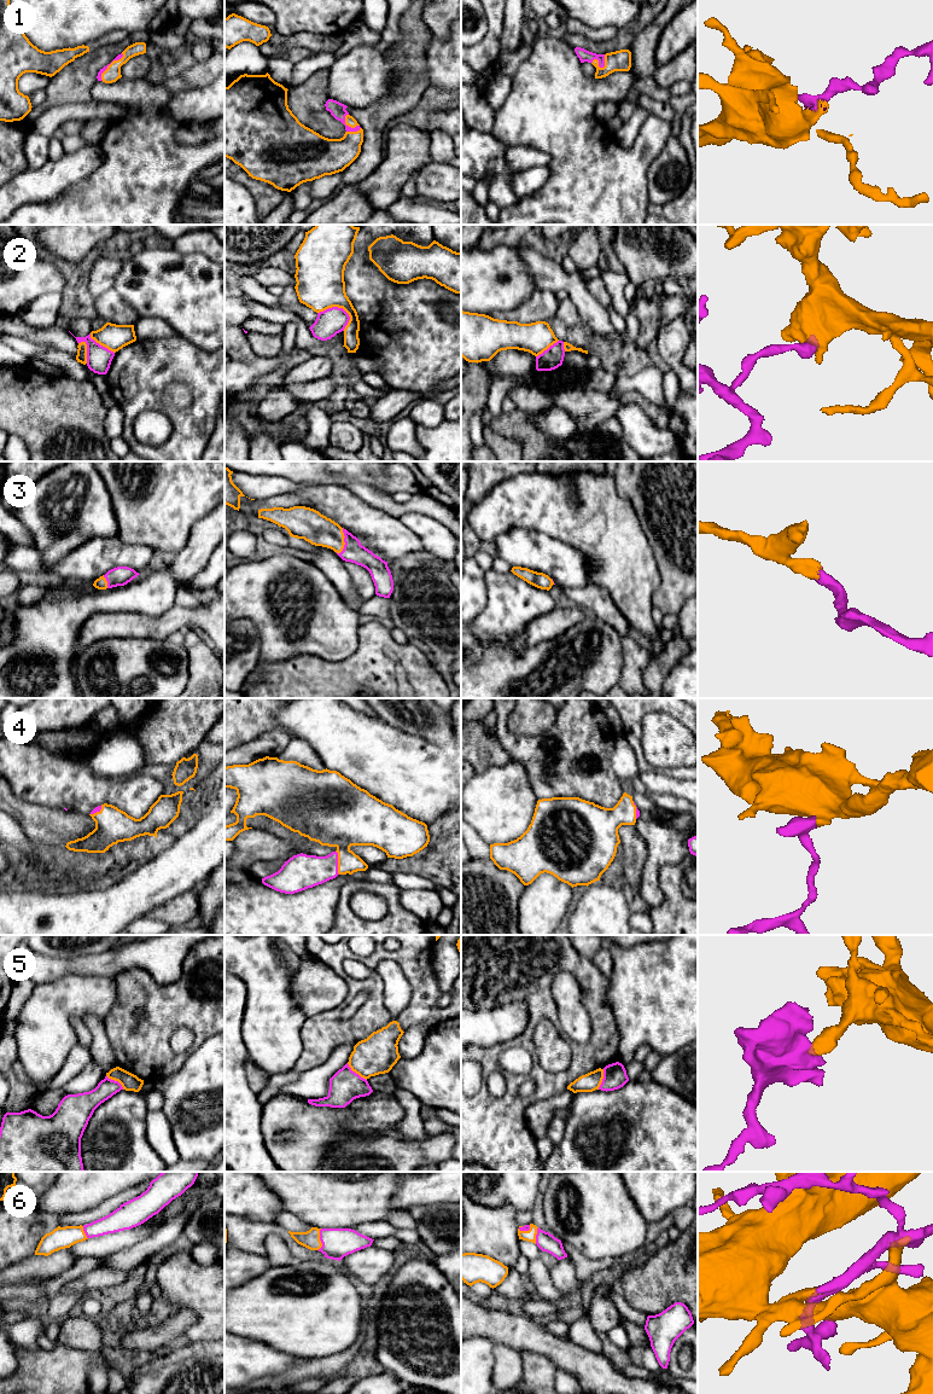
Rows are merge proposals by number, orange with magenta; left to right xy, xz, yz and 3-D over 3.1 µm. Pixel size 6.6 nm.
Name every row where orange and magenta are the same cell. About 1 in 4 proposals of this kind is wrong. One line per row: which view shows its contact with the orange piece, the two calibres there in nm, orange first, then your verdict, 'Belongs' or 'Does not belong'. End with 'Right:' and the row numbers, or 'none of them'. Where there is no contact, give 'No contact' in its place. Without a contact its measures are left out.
1: Touches orange in xz. Thickness 70 nm (orange) against 100 nm. Belongs
2: Touches orange in xz. Thickness 320 nm (orange) against 180 nm. Does not belong
3: Touches orange in xz. Thickness 200 nm (orange) against 140 nm. Belongs
4: Touches orange in xz. Thickness 300 nm (orange) against 240 nm. Belongs
5: Touches orange in xz. Thickness 260 nm (orange) against 220 nm. Does not belong
6: Touches orange in xz. Thickness 120 nm (orange) against 200 nm. Belongs
Right: 1, 3, 4, 6

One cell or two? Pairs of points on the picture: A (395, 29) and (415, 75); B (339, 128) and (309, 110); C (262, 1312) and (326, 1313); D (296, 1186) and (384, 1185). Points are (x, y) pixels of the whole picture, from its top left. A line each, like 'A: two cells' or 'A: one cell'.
A: two cells
B: one cell
C: one cell
D: one cell

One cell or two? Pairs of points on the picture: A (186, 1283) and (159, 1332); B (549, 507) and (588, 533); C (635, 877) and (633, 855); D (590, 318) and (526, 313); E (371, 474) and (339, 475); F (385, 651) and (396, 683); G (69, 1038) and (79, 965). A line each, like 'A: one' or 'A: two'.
A: two
B: one
C: one
D: two
E: one
F: one
G: two

